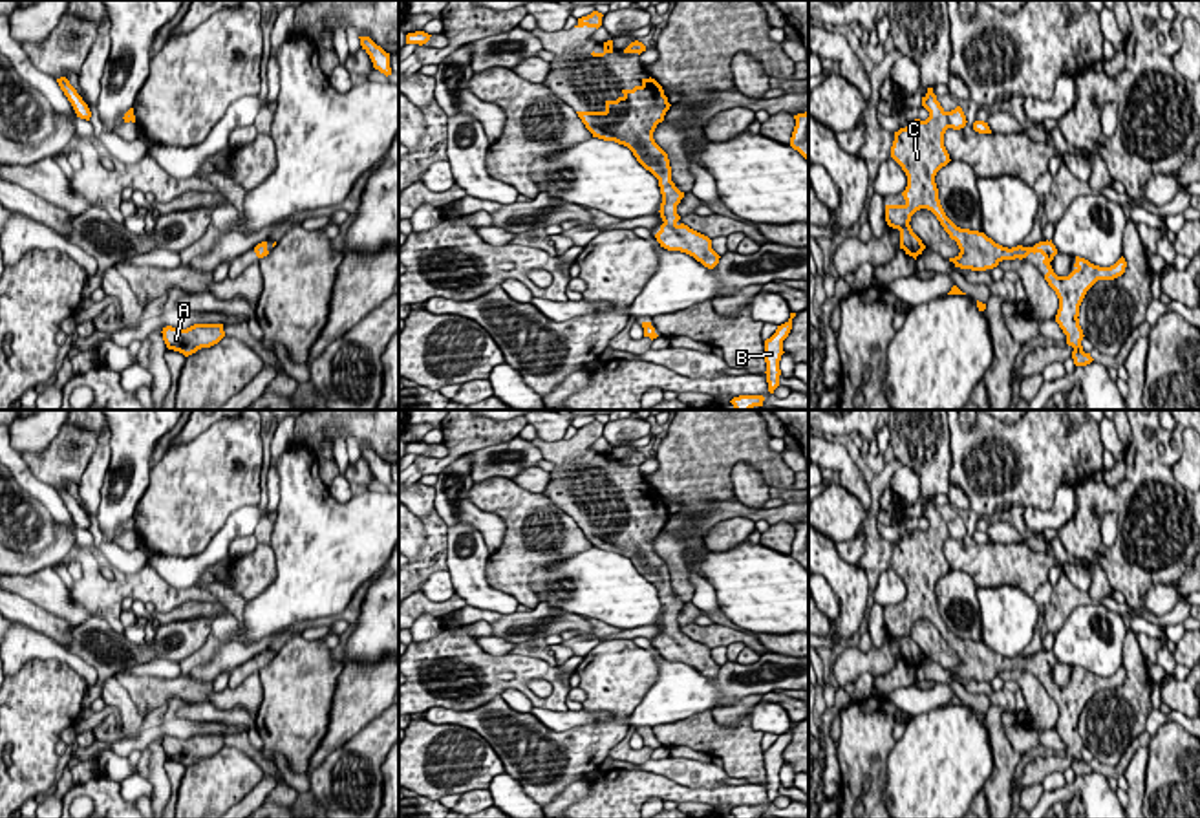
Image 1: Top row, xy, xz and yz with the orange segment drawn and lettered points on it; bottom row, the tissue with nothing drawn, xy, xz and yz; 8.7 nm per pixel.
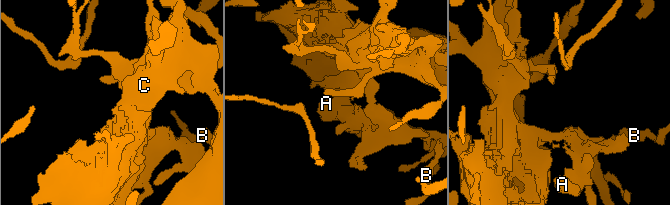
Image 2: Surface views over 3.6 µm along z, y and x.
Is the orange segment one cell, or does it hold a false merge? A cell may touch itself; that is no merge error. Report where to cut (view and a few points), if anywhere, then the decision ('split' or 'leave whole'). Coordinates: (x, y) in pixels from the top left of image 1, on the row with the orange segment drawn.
no cut | leave whole

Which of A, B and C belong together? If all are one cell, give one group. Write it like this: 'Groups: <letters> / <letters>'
Groups: A B C

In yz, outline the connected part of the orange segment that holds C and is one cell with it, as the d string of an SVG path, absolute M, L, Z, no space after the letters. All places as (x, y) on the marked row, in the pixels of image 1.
M933 88L922 97L922 106L929 112L926 121L915 119L909 126L895 132L891 157L902 167L907 176L907 187L902 192L904 205L885 205L885 221L889 227L900 231L900 249L916 260L926 249L922 240L913 232L911 216L920 210L931 210L951 240L957 242L960 253L949 262L960 269L986 271L997 267L1002 260L1023 260L1030 253L1041 253L1048 273L1045 280L1059 298L1055 322L1066 335L1066 344L1074 348L1072 359L1076 366L1087 366L1094 359L1083 351L1083 329L1079 326L1079 306L1087 291L1098 280L1114 280L1125 273L1127 262L1121 256L1110 267L1099 267L1085 258L1076 256L1074 271L1068 276L1057 276L1050 265L1057 254L1052 240L1039 242L1034 247L1002 247L988 238L984 232L957 227L944 212L938 188L935 183L937 172L951 159L944 146L944 134L948 128L960 130L966 126L966 115L960 106L946 112Z

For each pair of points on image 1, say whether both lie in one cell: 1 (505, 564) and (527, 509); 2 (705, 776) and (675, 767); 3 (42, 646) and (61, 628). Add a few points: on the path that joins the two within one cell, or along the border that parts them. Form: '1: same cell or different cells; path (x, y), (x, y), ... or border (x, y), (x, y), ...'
1: same cell; path (518, 551), (522, 522)
2: same cell; path (697, 774), (683, 771)
3: different cells; border (19, 623), (44, 634), (66, 650)

